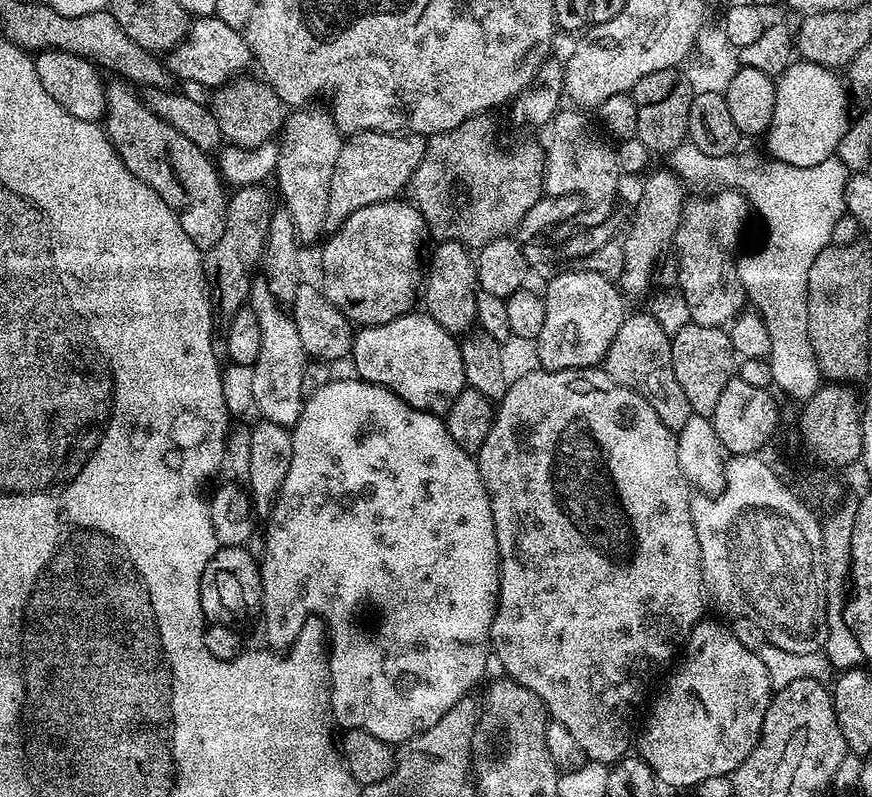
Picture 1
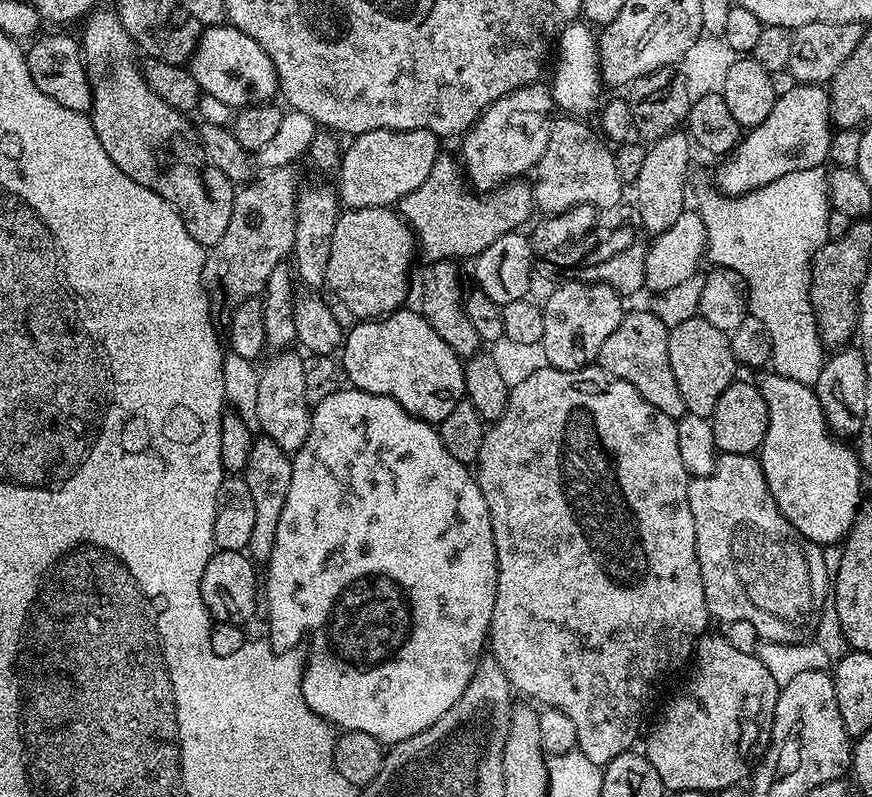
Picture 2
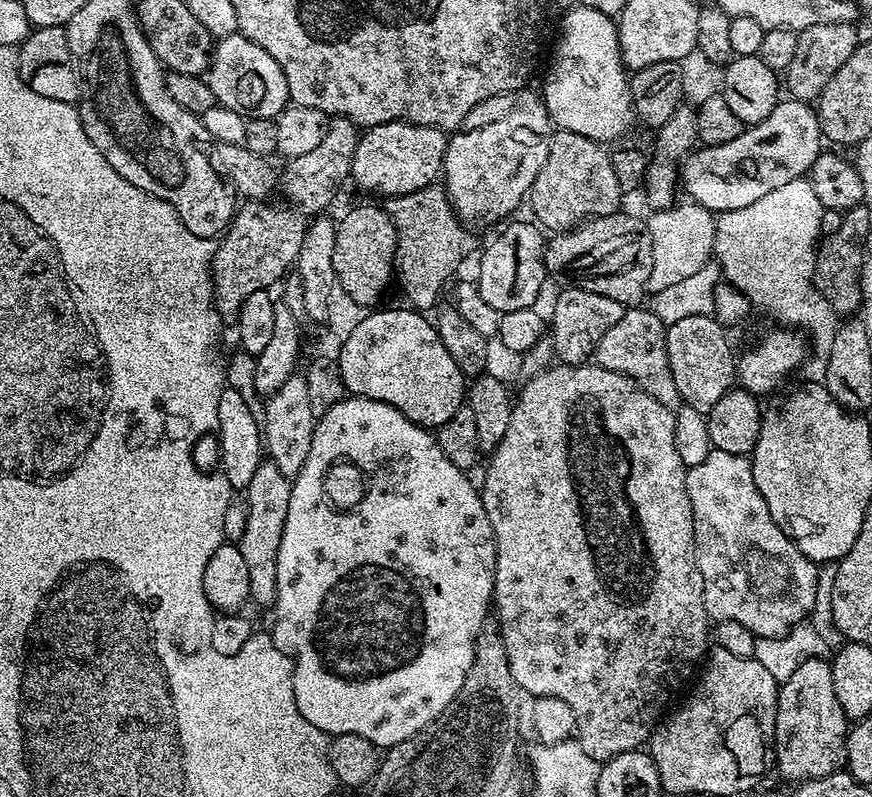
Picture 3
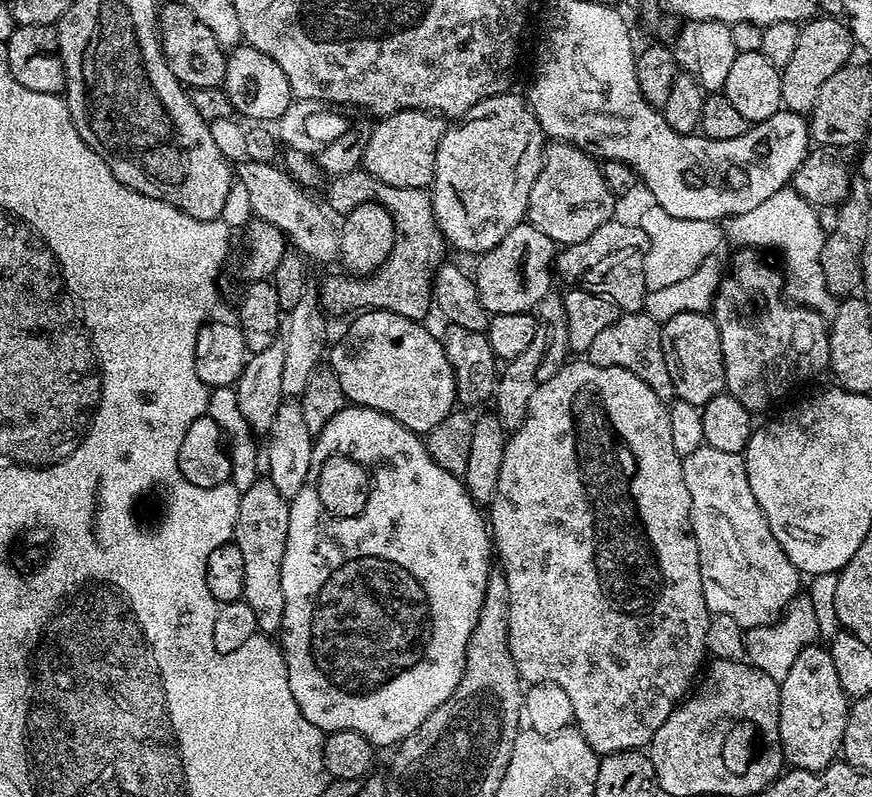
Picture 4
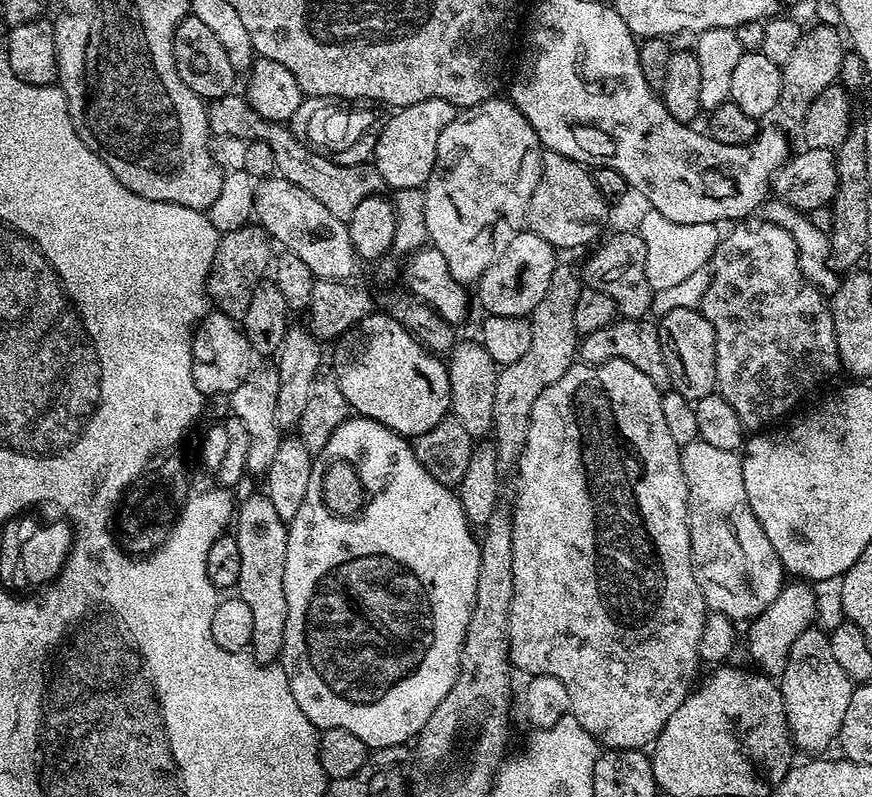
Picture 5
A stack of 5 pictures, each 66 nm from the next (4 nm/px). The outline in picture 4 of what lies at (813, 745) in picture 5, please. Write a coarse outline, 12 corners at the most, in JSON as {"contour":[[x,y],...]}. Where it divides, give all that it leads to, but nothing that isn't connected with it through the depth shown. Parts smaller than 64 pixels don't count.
{"contour":[[807,645],[780,686],[780,747],[821,772],[841,755],[850,698]]}

